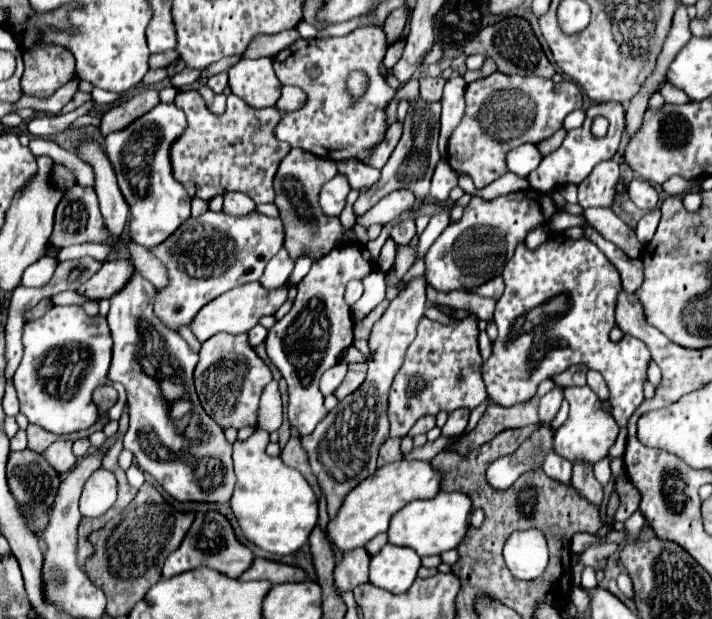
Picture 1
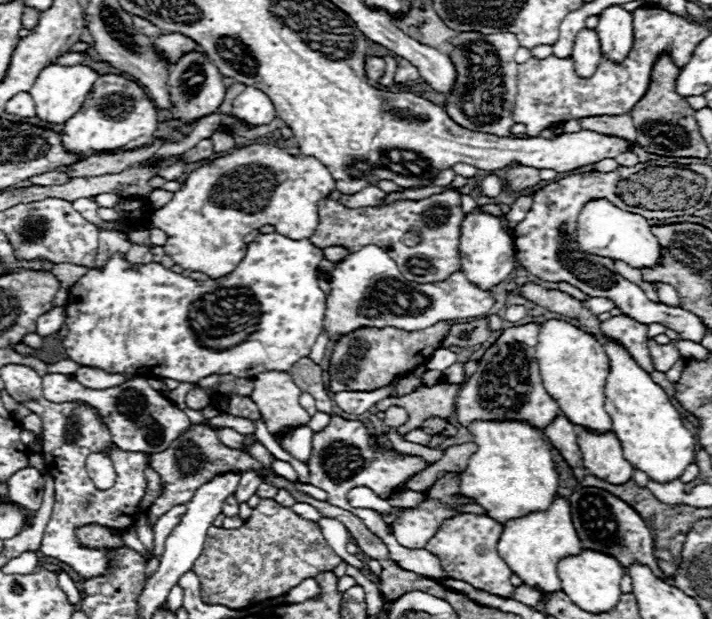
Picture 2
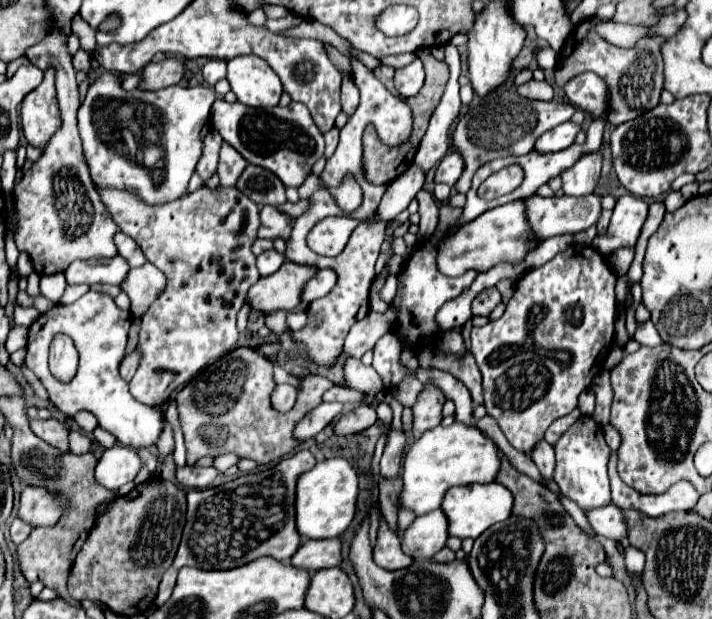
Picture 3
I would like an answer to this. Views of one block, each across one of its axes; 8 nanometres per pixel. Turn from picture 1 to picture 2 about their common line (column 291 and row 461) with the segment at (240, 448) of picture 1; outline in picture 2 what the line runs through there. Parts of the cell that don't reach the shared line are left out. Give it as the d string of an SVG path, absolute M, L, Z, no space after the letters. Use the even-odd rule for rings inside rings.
M476 422L468 430L476 436L478 450L470 456L466 470L460 472L458 494L462 498L472 498L500 524L550 508L558 496L558 472L542 440L542 430L524 422Z

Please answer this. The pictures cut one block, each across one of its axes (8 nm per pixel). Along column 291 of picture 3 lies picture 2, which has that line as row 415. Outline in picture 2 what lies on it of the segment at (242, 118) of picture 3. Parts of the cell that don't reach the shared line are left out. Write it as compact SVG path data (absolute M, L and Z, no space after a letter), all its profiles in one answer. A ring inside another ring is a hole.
M46 374L44 378L44 396L54 402L68 402L68 400L84 400L100 410L104 422L112 434L112 442L122 450L136 450L136 452L162 452L168 448L172 440L176 440L188 426L188 416L176 408L164 394L154 390L148 384L148 378L136 376L126 380L116 388L106 390L88 390L80 386L66 374Z

